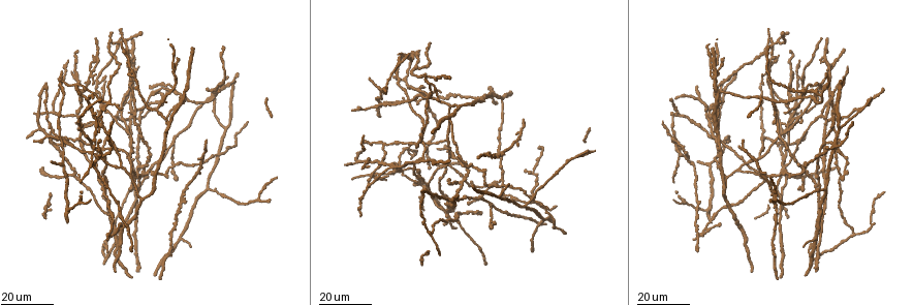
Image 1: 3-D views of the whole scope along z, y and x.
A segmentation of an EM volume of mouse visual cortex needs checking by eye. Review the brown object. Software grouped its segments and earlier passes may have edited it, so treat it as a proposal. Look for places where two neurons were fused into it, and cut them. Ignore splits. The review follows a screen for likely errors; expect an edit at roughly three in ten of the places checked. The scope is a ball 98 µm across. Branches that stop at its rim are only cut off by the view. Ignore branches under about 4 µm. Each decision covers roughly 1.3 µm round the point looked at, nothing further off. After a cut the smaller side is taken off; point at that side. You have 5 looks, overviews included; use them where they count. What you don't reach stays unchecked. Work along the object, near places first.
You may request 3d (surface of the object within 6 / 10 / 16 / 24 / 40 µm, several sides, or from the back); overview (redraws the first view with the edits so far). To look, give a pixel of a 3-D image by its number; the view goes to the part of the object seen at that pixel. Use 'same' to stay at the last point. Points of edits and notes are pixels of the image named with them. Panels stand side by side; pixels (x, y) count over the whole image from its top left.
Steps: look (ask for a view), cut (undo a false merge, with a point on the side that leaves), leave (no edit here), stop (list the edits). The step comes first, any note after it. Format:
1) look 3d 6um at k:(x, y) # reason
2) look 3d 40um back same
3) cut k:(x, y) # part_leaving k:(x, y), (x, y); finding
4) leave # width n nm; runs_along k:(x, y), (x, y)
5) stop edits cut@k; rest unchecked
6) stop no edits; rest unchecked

look 3d 16um at 1:(167, 121) # three-way junction

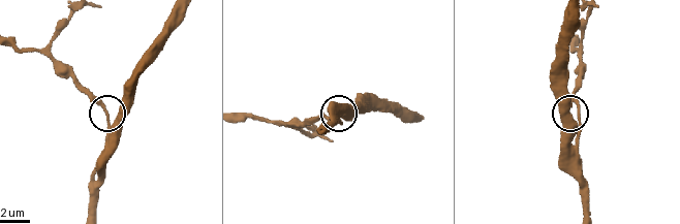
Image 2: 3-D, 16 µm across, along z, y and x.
look 3d 10um at 2:(113, 123)

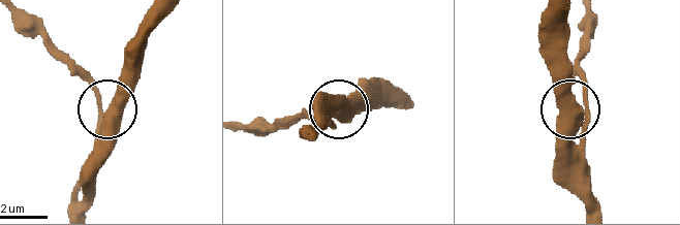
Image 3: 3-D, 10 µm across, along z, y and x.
leave # width 440 nm; runs_along 3:(69, 203), (105, 115), (97, 91), (78, 69); one neuron here

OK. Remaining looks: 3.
look 3d 24um at 1:(96, 56) # three arms meet

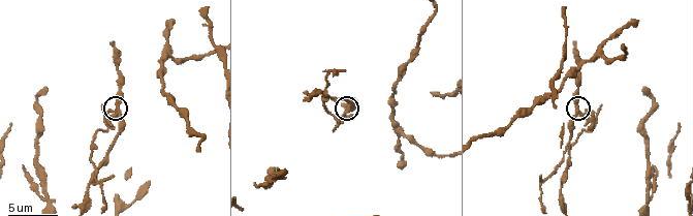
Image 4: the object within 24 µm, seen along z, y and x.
look 3d 10um at 4:(349, 111)

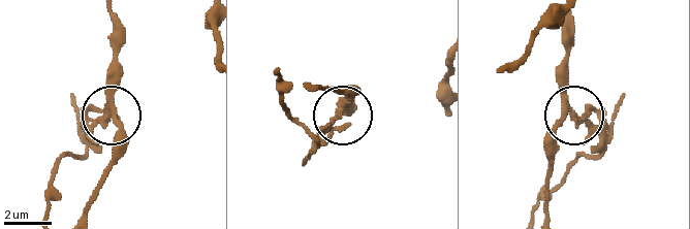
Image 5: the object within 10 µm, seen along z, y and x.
cut 5:(318, 130) # part_leaving 5:(105, 111), (86, 151), (60, 162), (49, 209); two neurons meet here

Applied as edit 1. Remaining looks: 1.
stop edits cut@5; rest unchecked

